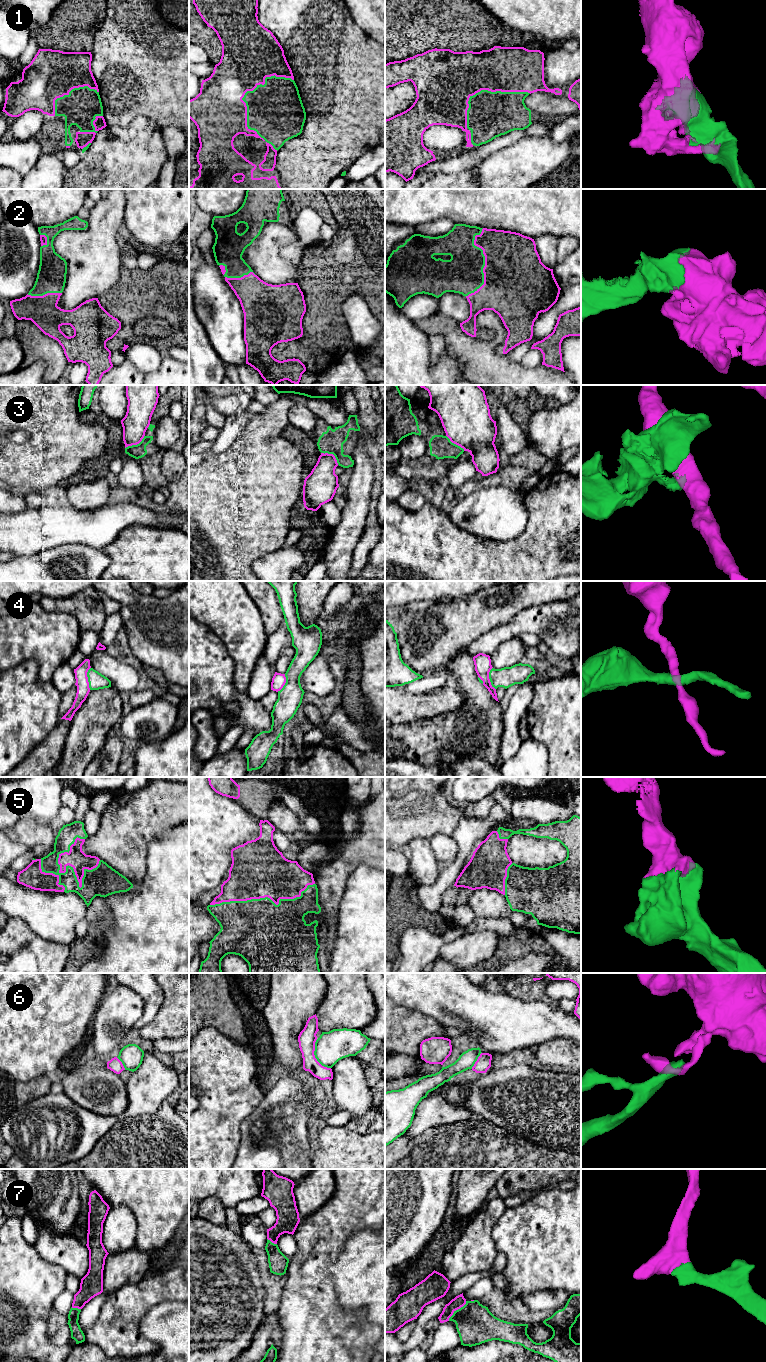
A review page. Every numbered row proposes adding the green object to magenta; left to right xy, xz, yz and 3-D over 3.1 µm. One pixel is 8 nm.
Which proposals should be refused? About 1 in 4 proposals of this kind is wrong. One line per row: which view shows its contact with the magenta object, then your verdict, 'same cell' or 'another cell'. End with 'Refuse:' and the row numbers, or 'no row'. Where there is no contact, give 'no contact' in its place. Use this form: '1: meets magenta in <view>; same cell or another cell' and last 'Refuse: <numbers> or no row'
1: meets magenta in xz; same cell
2: meets magenta in yz; same cell
3: meets magenta in xz; another cell
4: meets magenta in yz; another cell
5: meets magenta in xy; same cell
6: meets magenta in xz; another cell
7: meets magenta in yz; same cell
Refuse: 3, 4, 6

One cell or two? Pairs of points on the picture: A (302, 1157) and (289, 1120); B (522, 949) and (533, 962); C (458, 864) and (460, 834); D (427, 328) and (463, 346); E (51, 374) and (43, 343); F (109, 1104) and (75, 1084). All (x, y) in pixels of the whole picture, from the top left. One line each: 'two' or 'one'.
A: one
B: two
C: one
D: one
E: one
F: one

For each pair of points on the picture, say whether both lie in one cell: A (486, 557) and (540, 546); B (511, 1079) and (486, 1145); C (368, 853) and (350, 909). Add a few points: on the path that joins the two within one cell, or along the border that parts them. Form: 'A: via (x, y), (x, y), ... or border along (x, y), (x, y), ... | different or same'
A: via (499, 557), (524, 557), (527, 554) | same
B: border along (474, 1114), (481, 1115), (515, 1135) | different
C: border along (374, 867), (360, 864), (347, 879) | different

